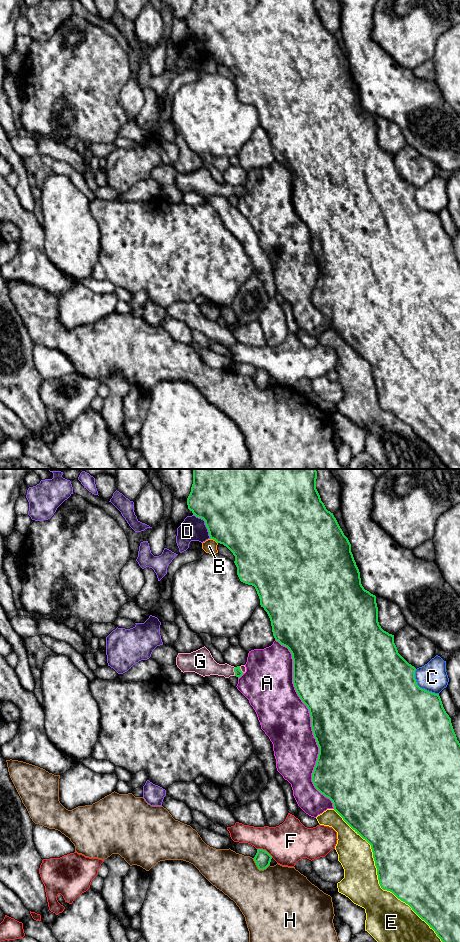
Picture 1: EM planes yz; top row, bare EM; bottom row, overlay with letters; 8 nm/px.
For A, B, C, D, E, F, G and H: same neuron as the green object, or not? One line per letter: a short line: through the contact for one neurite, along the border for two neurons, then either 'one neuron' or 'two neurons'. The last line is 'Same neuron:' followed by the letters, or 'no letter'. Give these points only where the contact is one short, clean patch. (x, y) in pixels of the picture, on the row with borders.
A: two neurons
B: two neurons
C: two neurons
D: two neurons
E: two neurons
F: two neurons
G: yz (238, 673), (234, 671), (216, 669), (204, 664) | one neuron
H: two neurons
Same neuron: G

